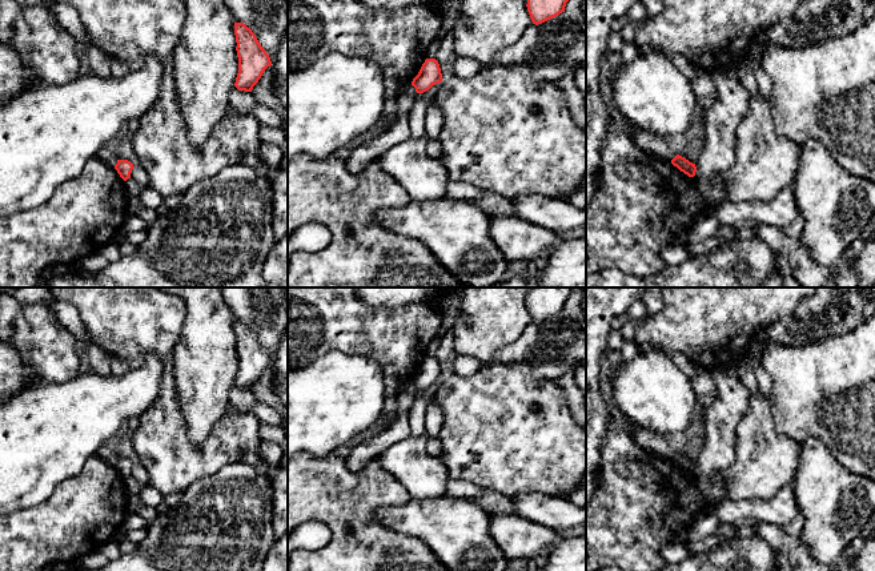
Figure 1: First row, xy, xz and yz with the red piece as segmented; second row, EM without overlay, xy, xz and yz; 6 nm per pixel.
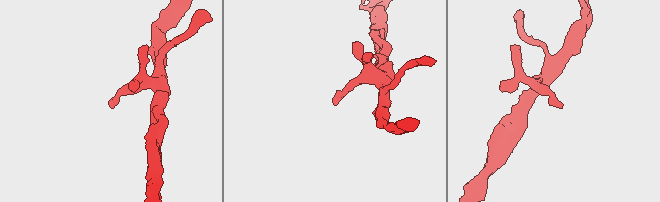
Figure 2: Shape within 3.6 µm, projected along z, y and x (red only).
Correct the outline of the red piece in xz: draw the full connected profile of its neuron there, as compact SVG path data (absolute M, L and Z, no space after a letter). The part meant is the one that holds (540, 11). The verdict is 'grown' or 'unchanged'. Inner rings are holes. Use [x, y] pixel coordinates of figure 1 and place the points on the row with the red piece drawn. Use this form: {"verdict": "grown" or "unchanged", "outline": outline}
{"verdict": "unchanged", "outline": "M527 0L527 12L533 24L542 24L565 12L569 0Z"}

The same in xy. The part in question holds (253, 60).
{"verdict": "unchanged", "outline": "M234 23L234 35L238 57L238 73L234 87L238 91L252 92L265 69L272 65L272 61L256 35L244 23Z"}

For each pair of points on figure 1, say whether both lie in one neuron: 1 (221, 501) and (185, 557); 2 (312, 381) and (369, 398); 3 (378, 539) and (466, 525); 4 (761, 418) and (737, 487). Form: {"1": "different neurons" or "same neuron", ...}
{"1": "same neuron", "2": "same neuron", "3": "different neurons", "4": "same neuron"}

